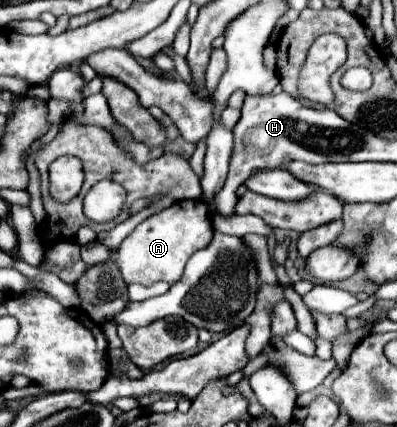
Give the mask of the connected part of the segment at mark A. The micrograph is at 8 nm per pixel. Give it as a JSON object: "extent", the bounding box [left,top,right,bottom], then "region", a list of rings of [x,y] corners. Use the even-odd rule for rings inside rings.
{"extent":[115,200,213,284],"region":[[[181,200],[141,222],[115,250],[115,262],[127,284],[153,284],[157,280],[177,282],[187,260],[211,242],[213,226],[209,210],[201,200]]]}

